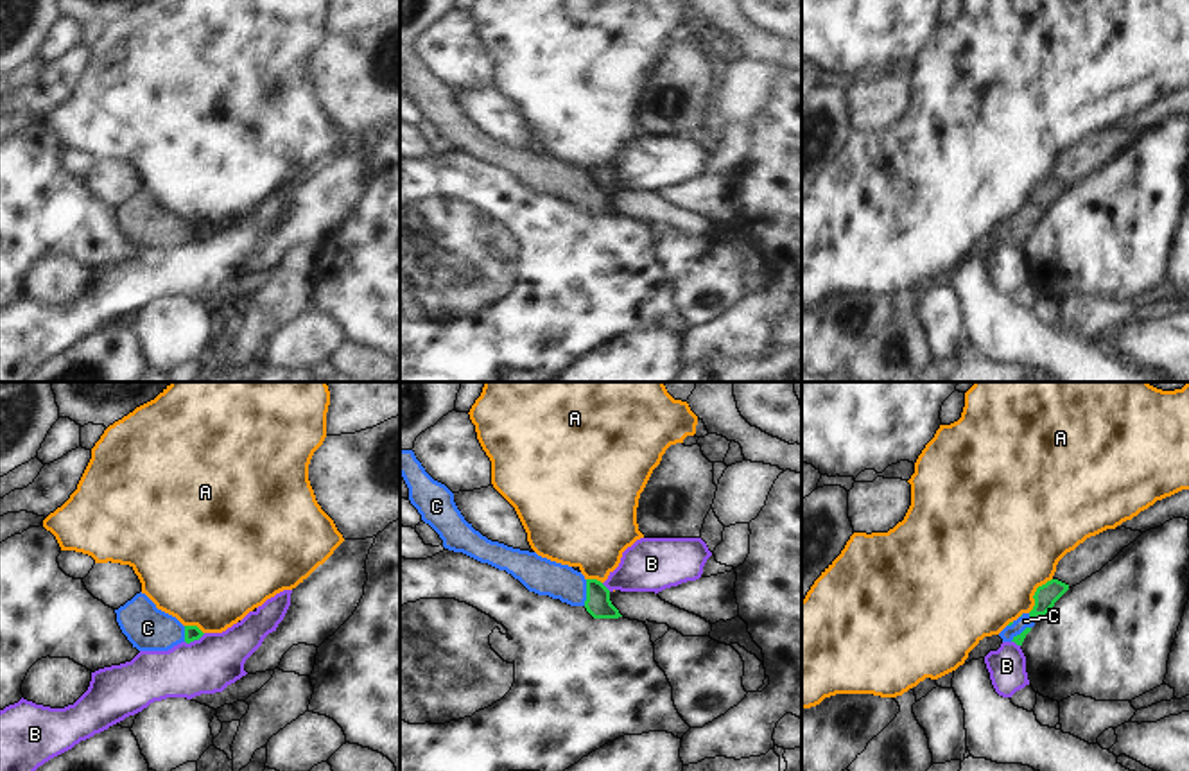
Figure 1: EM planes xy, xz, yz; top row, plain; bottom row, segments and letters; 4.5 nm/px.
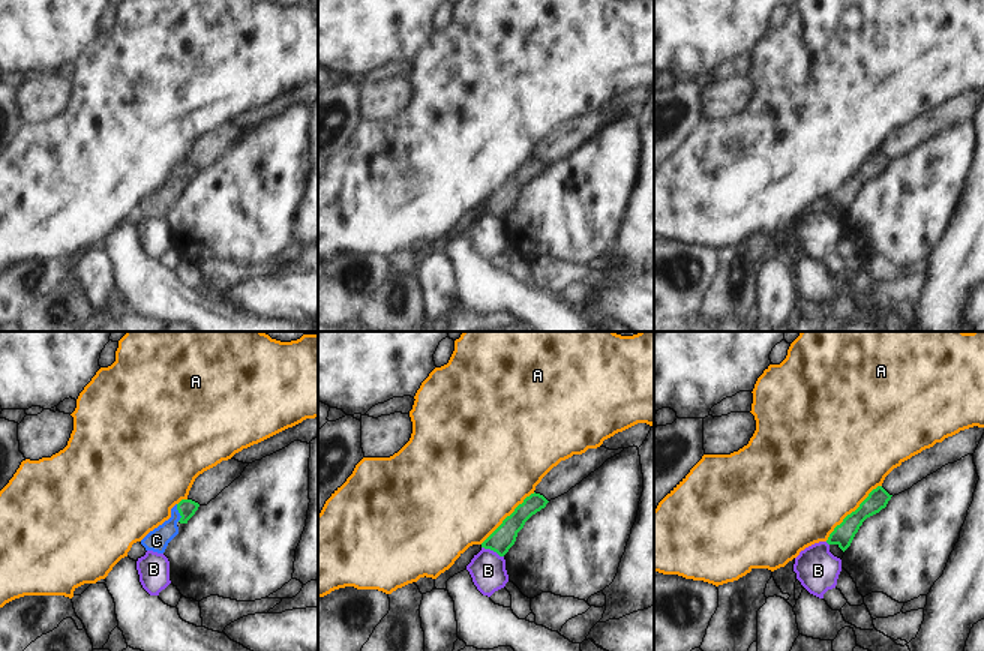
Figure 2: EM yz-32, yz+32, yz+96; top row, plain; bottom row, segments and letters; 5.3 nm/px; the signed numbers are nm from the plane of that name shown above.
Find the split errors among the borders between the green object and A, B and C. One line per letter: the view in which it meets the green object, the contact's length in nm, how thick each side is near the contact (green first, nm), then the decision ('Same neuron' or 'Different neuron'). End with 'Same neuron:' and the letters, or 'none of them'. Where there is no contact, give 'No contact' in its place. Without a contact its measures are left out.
A: Touches green in yz. Shared border 190 nm. Thickness 100 nm (green) against 480 nm. Different neuron
B: Touches green in xy. Shared border 100 nm. Thickness 70 nm (green) against 260 nm. Different neuron
C: Touches green in xz. Shared border 120 nm. Thickness 120 nm (green) against 160 nm. Same neuron
Same neuron: C

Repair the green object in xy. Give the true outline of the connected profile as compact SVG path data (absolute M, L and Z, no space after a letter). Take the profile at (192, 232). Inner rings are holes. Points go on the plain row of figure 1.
M142 190L115 212L122 231L138 249L169 249L204 233L197 224L183 224L176 215L158 208Z

